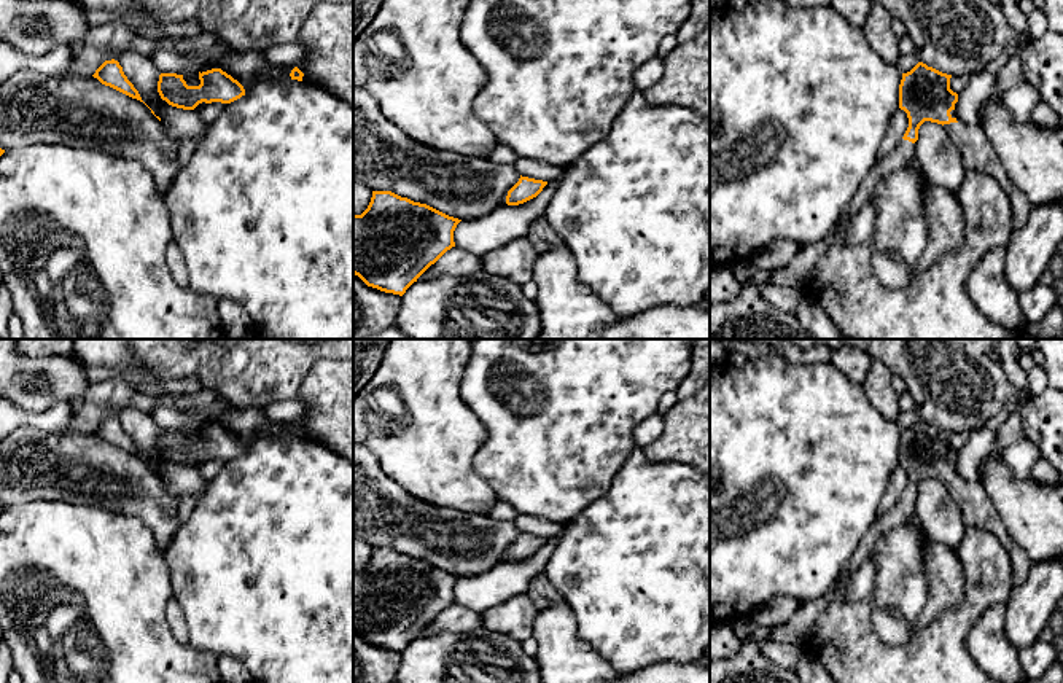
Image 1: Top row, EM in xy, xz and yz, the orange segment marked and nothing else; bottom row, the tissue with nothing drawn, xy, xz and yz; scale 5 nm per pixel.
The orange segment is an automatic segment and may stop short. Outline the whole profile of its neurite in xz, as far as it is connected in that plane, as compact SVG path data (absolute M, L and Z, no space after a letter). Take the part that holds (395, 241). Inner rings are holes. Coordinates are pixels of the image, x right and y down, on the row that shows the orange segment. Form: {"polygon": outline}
{"polygon": "M372 191L361 215L353 215L353 274L368 287L403 296L447 250L461 220L391 191Z"}

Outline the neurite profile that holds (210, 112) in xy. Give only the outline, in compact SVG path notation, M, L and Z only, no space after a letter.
M212 102L212 103L205 103L204 108L197 113L199 121L204 126L212 124L224 110L226 103L221 102Z

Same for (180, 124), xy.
M127 45L113 59L119 62L124 75L138 91L142 100L161 118L165 134L175 145L180 140L197 143L204 137L207 126L199 121L194 110L177 108L161 99L158 92L161 72L150 57Z

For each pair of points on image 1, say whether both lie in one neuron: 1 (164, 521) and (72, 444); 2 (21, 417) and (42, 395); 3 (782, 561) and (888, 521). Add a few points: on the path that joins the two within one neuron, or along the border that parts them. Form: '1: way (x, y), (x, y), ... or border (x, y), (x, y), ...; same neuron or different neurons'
1: way (144, 495), (128, 475), (118, 475), (97, 467); same neuron
2: border (64, 401), (38, 413), (23, 411), (16, 405); different neurons
3: border (877, 519), (848, 561); different neurons

